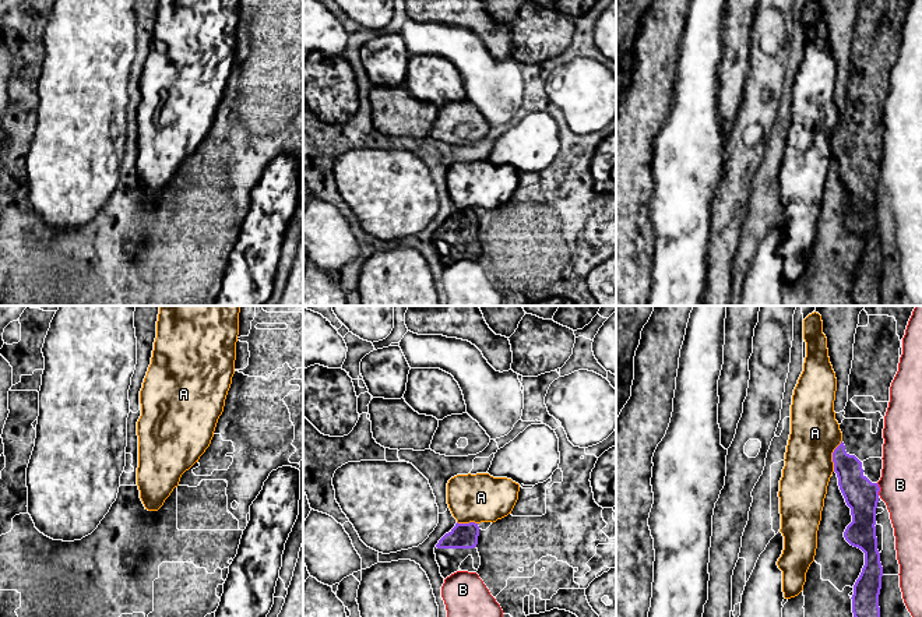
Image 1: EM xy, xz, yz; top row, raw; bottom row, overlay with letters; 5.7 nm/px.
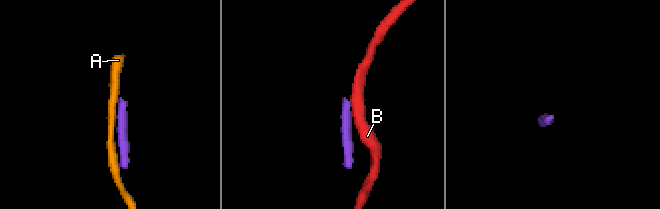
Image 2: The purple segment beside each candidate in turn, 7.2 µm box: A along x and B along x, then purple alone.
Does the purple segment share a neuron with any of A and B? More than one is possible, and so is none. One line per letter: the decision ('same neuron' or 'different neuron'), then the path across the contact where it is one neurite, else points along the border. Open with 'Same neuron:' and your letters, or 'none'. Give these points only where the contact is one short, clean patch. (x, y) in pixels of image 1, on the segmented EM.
Same neuron: none
A: different neuron | along yz (841, 440), (833, 452), (833, 471)
B: different neuron | along yz (876, 483), (879, 494)

